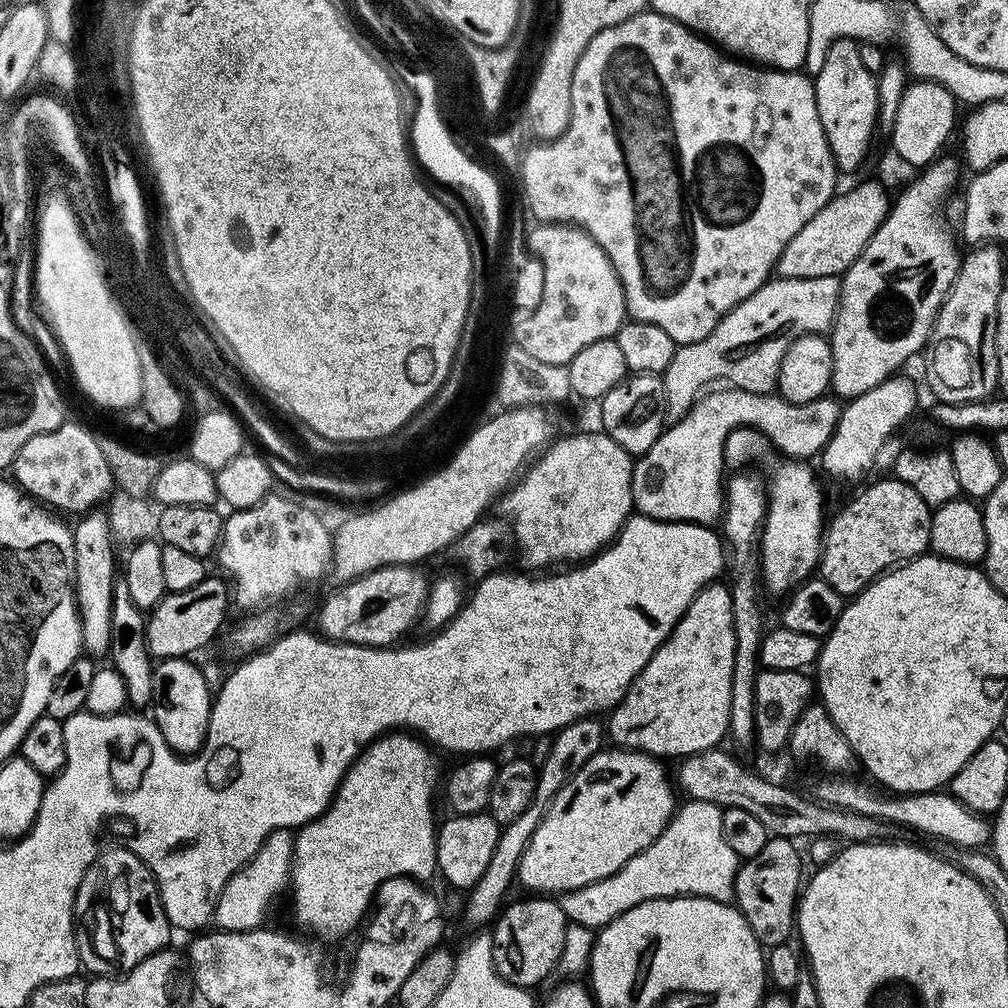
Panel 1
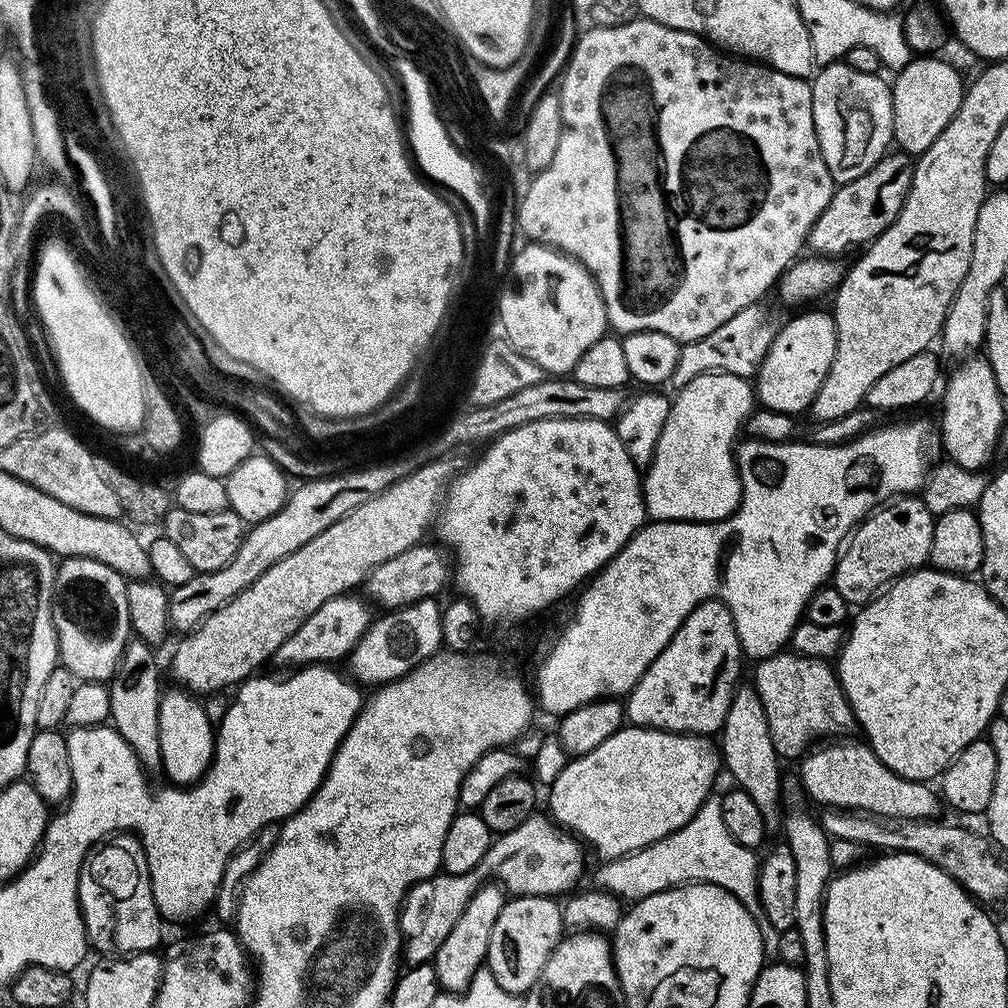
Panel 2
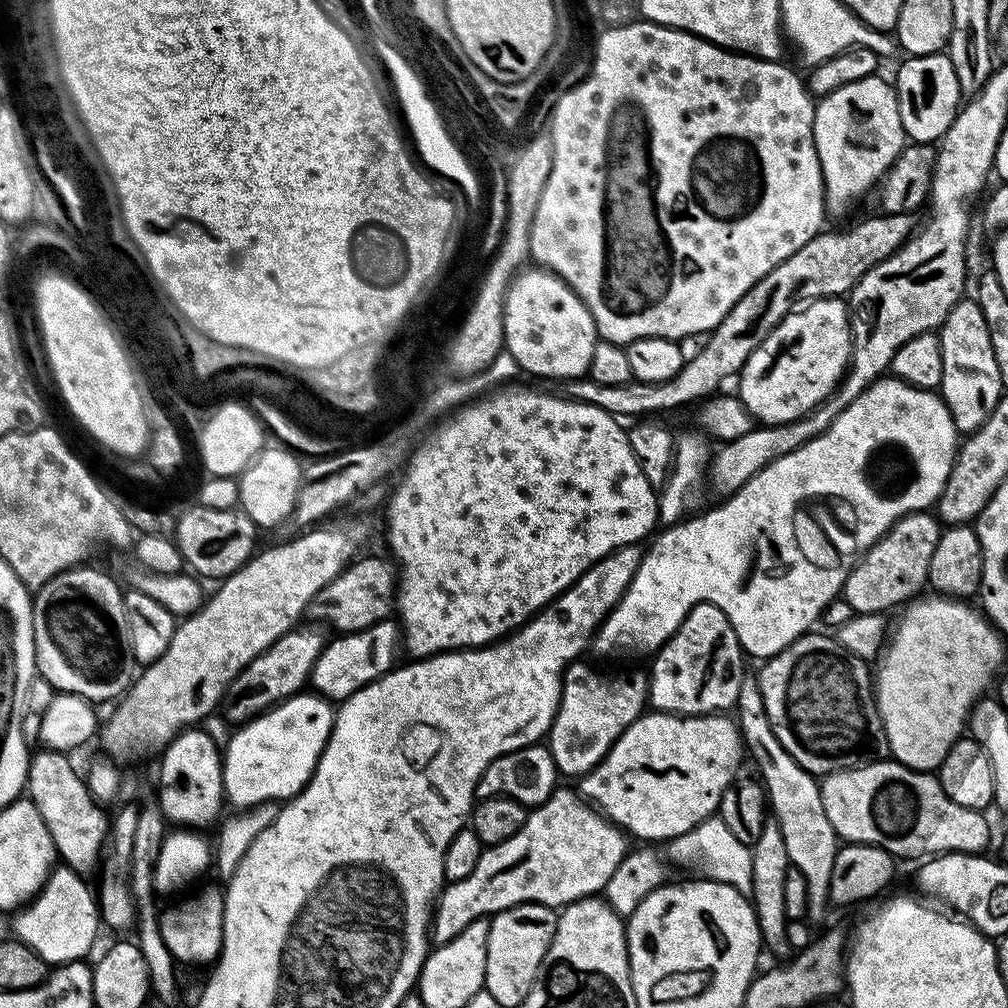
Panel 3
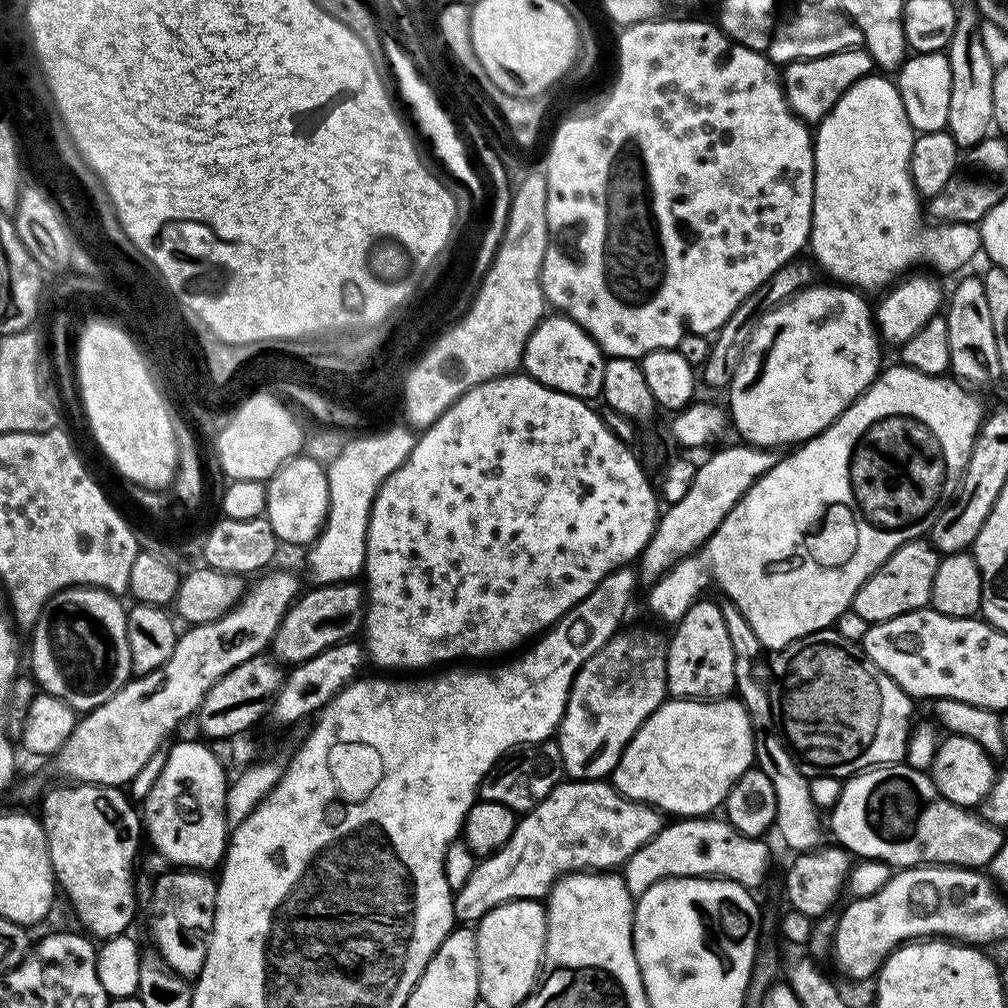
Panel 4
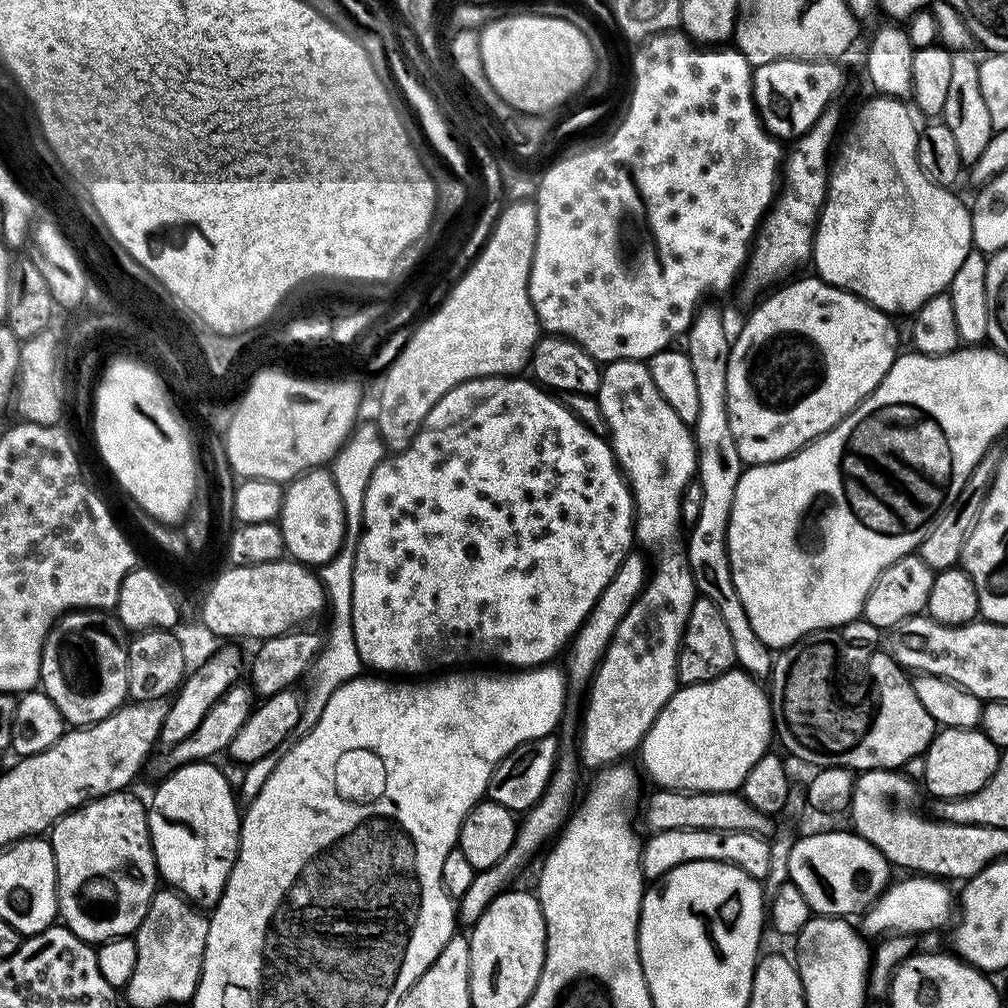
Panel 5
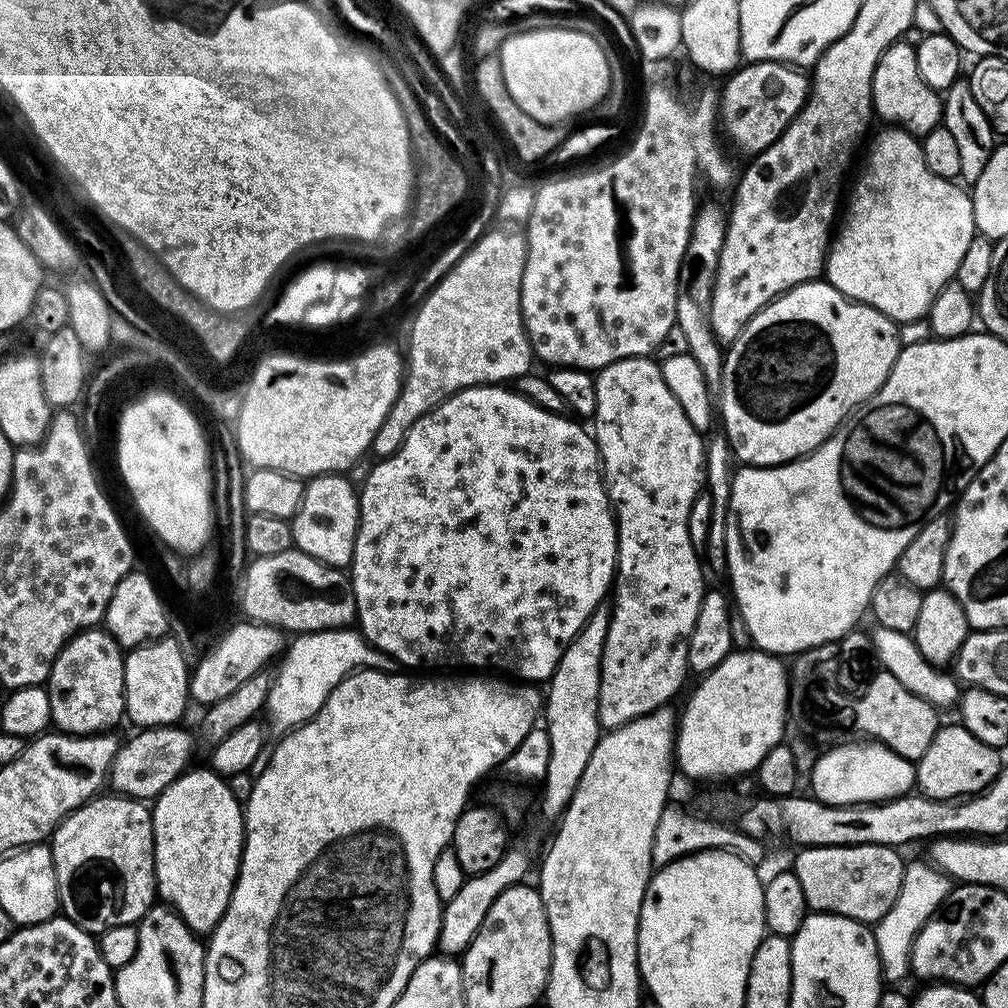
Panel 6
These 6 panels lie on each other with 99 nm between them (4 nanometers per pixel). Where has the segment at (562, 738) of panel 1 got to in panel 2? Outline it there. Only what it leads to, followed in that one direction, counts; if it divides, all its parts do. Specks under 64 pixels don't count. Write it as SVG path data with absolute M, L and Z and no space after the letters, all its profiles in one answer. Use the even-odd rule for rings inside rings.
M485 882L470 898L466 910L458 914L458 922L454 922L454 930L446 934L446 942L438 946L434 963L436 965L436 983L448 994L459 994L467 988L474 974L488 958L490 934L494 934L494 922L498 922L498 914L502 914L502 906L506 902L506 893L499 884Z

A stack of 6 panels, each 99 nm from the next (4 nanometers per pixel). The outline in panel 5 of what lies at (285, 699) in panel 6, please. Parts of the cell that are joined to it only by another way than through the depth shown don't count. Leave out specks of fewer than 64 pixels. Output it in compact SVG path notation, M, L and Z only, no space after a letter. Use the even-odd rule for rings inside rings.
M349 544L346 548L346 554L342 558L332 560L325 564L319 571L319 578L324 586L327 597L329 598L332 610L332 622L330 630L326 632L326 639L323 641L320 649L320 655L314 661L314 671L312 676L312 689L303 697L303 708L301 717L298 718L297 725L294 726L291 735L299 738L305 736L310 730L314 730L314 726L318 722L318 718L322 718L322 710L326 706L326 702L334 694L334 690L338 690L348 680L357 679L361 675L362 665L360 655L358 654L358 646L354 642L354 630L352 624L352 580L353 580L353 548Z

